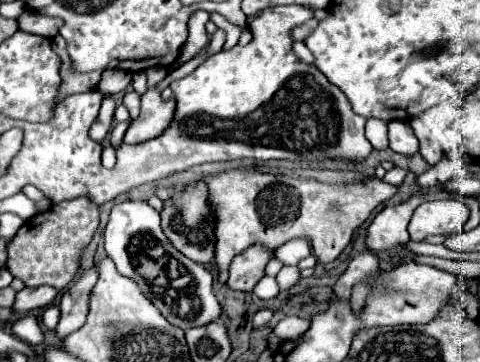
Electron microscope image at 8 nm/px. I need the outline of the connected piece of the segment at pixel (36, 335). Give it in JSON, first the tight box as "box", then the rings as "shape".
{"box":[12,315,44,346],"shape":[[[34,315],[14,321],[12,331],[17,337],[34,346],[41,344],[44,339],[37,317]]]}

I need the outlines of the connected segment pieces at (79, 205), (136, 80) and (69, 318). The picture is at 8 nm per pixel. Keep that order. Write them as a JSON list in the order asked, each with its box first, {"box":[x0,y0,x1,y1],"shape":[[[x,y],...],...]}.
[{"box":[8,199,98,289],"shape":[[[72,199],[56,203],[54,209],[38,213],[30,221],[31,225],[25,223],[8,245],[8,269],[28,287],[52,285],[64,289],[80,265],[82,249],[88,245],[92,233],[98,227],[98,207],[94,203],[88,203],[88,199]]]},{"box":[131,71,147,95],"shape":[[[138,71],[132,73],[131,84],[137,93],[143,95],[147,91],[147,78],[145,71]]]},{"box":[56,269,96,341],"shape":[[[88,269],[80,281],[70,285],[60,299],[60,321],[56,327],[56,337],[62,341],[70,333],[84,325],[88,313],[88,291],[96,283],[96,269]]]}]

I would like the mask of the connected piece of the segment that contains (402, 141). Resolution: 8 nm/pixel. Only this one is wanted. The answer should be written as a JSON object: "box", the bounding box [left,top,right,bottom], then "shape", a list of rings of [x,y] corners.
{"box":[388,123,420,157],"shape":[[[388,123],[388,139],[390,139],[390,149],[406,157],[416,155],[420,149],[420,141],[414,135],[410,123]]]}

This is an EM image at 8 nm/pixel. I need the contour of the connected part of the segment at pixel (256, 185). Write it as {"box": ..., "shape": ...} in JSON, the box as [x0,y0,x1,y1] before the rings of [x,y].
{"box":[202,169,398,283],"shape":[[[228,169],[202,175],[208,187],[208,207],[216,219],[214,263],[220,271],[220,283],[228,277],[230,261],[250,245],[262,245],[276,251],[292,239],[308,239],[316,259],[322,265],[332,263],[352,241],[354,231],[370,217],[370,213],[398,193],[380,179],[360,183],[320,183],[298,175],[264,173],[256,169]]]}

